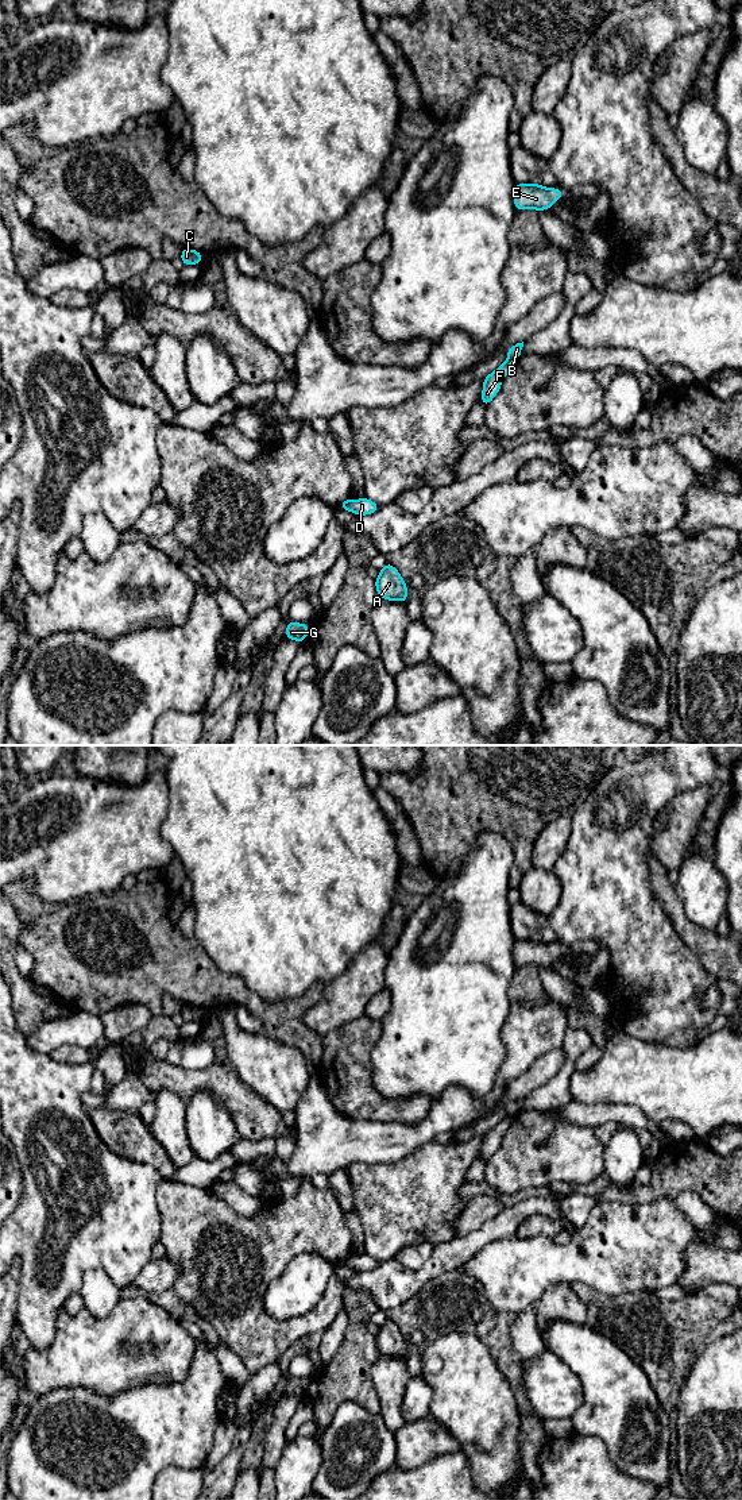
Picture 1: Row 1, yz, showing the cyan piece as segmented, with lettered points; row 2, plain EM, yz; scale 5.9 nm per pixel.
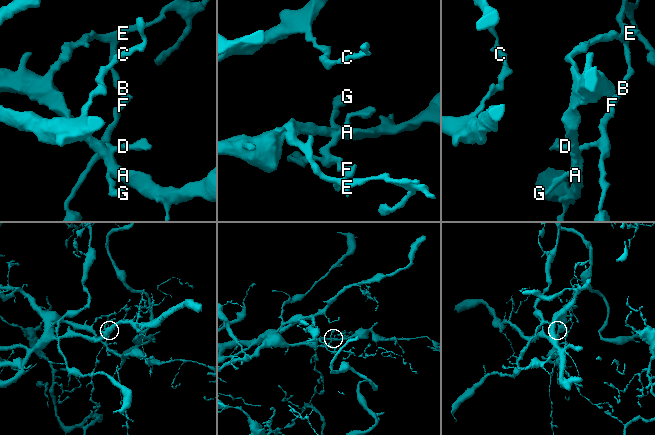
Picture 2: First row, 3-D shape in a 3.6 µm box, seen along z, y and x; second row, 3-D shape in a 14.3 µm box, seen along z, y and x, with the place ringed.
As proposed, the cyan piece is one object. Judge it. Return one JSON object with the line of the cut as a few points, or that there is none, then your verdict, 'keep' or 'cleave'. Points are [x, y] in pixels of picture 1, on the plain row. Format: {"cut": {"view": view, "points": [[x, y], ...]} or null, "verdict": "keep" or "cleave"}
{"cut": {"view": "yz", "points": [[507, 1115], [511, 1118]]}, "verdict": "cleave"}

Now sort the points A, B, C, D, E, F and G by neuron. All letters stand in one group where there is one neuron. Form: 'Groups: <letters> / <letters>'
Groups: A B C E G / D F

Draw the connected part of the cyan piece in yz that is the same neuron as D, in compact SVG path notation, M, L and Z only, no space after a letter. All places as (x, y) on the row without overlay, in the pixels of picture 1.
M364 1253L360 1256L347 1254L345 1257L340 1258L340 1265L349 1266L358 1272L367 1272L379 1266L380 1262L374 1257L368 1256L367 1253Z

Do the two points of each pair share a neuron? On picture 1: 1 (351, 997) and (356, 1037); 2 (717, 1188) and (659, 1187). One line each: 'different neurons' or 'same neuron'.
1: different neurons
2: same neuron

